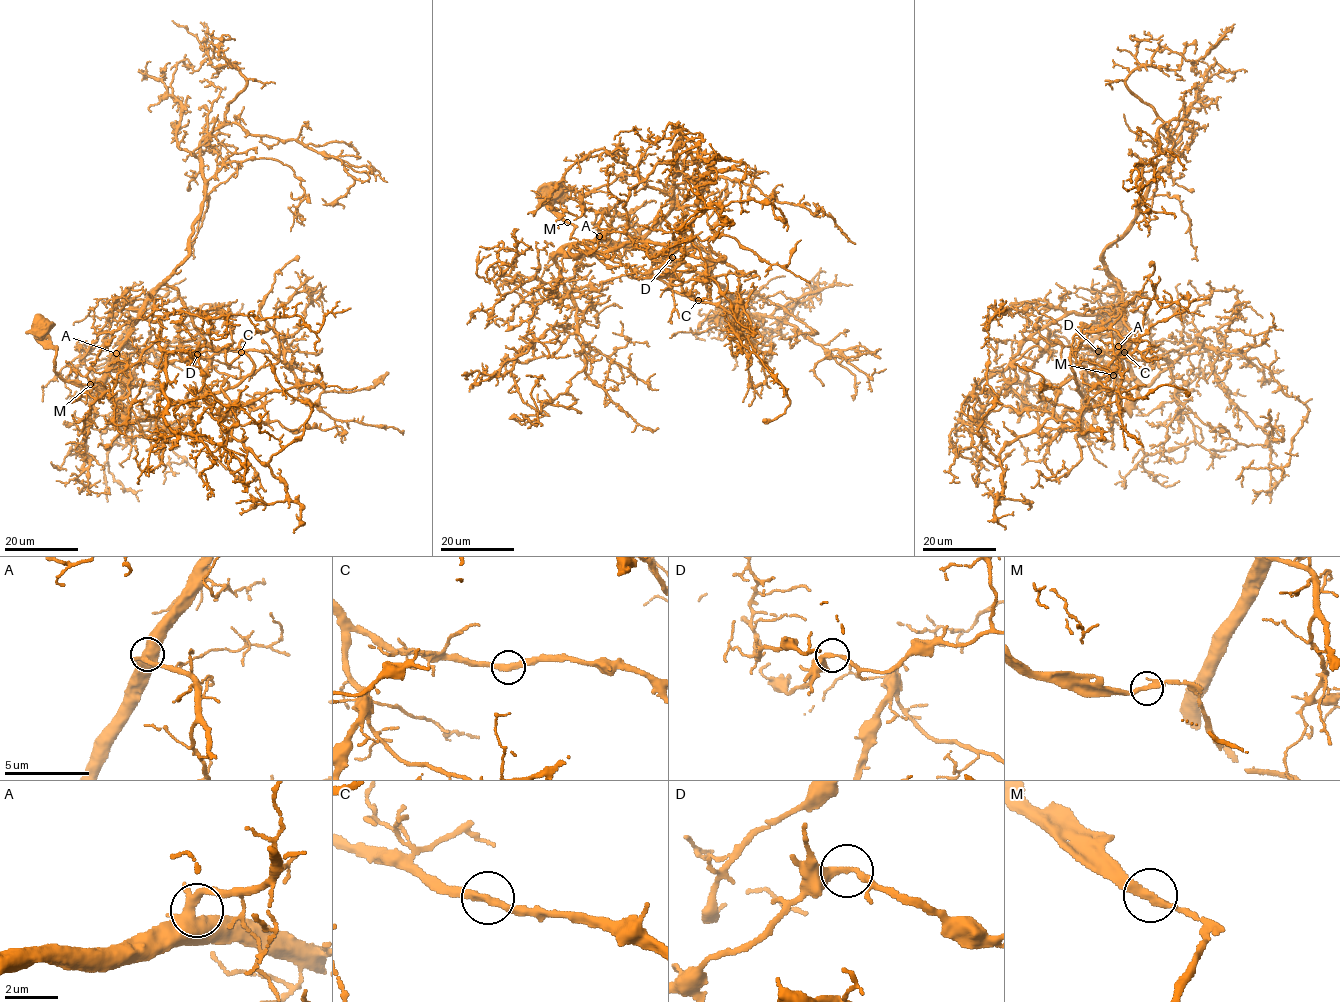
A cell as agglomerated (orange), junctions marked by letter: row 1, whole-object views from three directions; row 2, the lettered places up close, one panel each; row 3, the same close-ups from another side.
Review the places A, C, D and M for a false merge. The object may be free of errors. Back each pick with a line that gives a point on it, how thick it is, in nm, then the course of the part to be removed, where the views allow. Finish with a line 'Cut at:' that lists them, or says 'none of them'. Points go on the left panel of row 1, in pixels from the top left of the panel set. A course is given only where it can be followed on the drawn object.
Cut at: none of them

